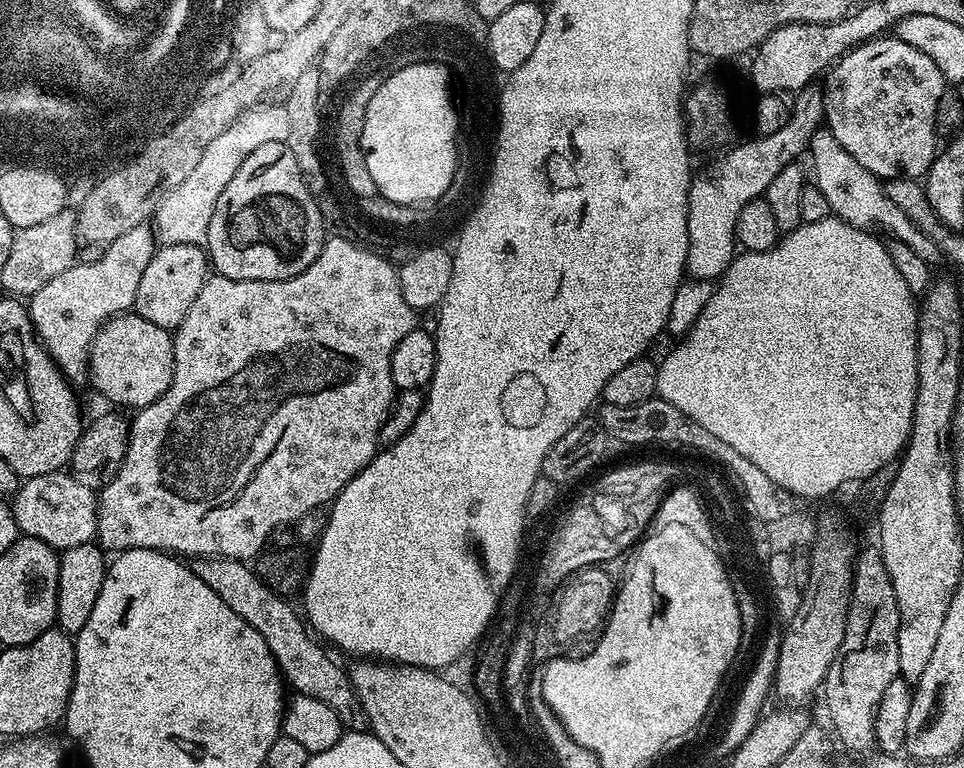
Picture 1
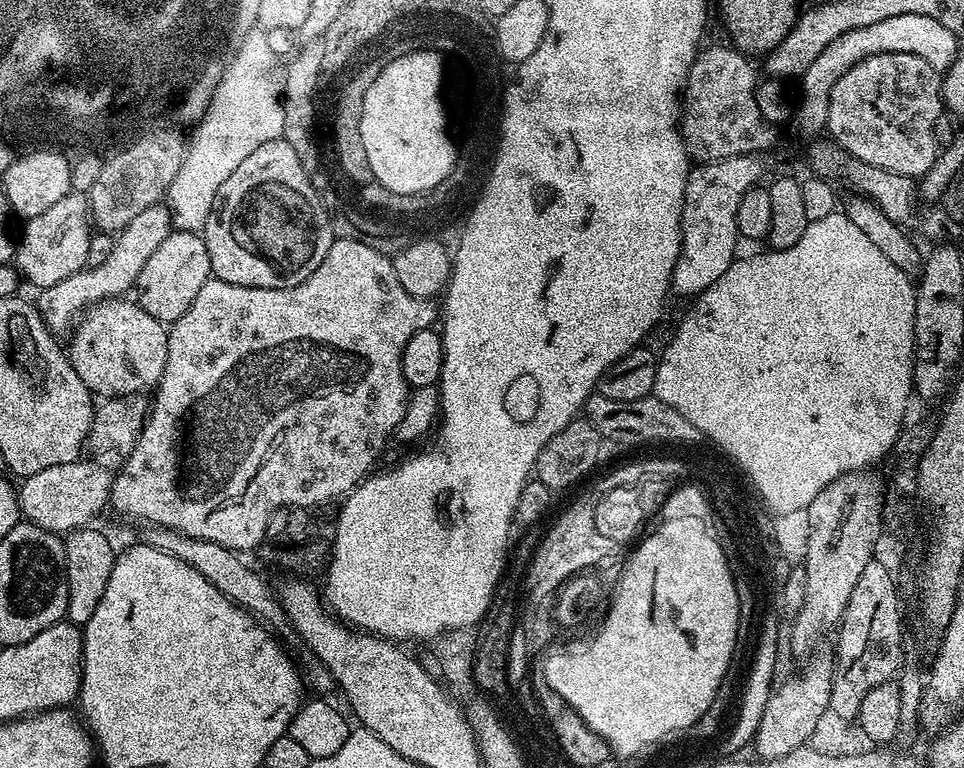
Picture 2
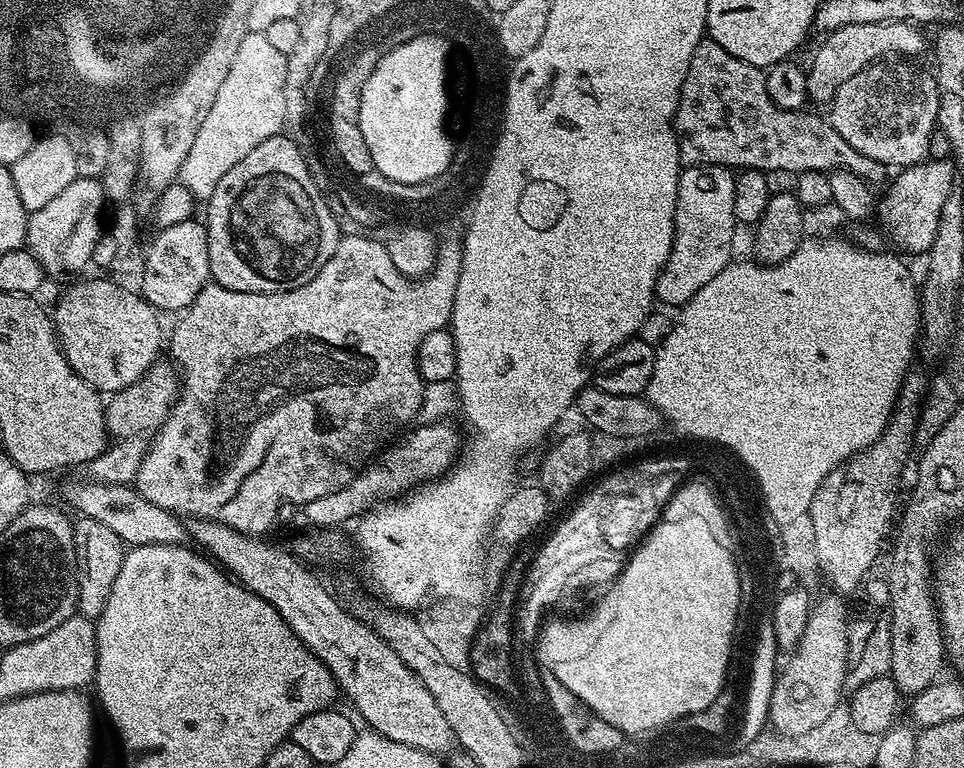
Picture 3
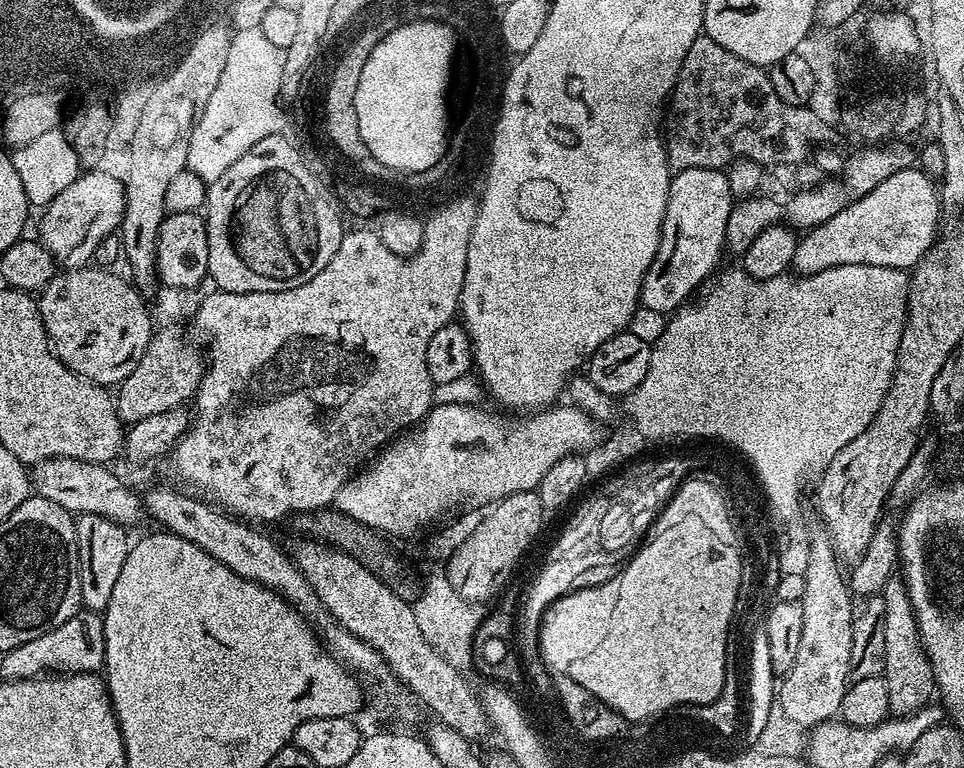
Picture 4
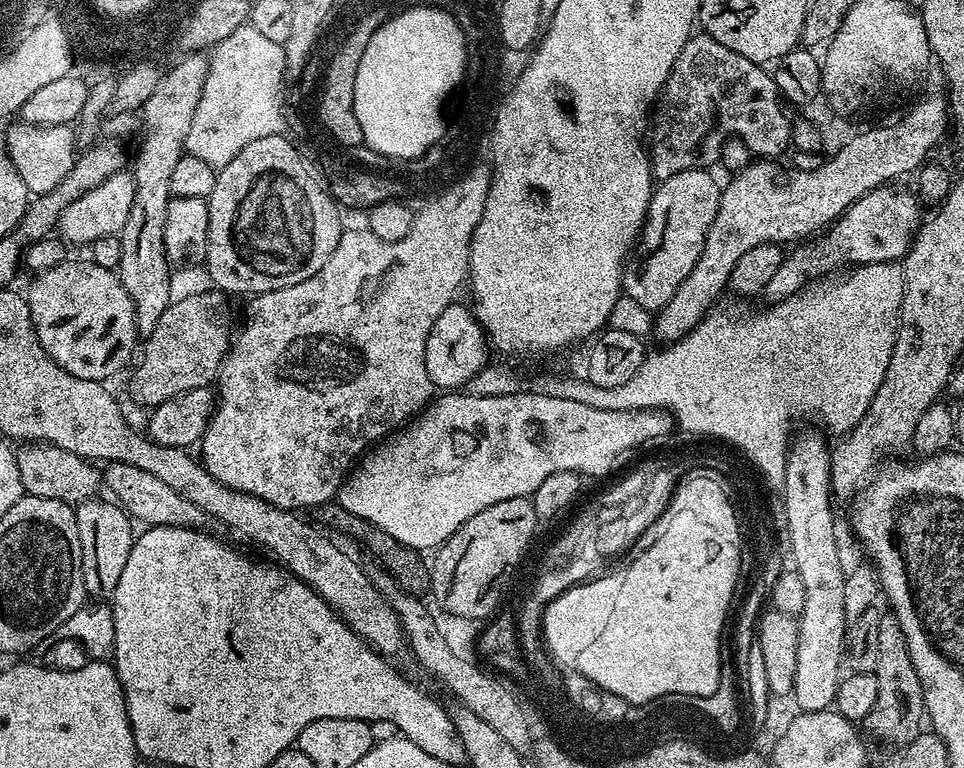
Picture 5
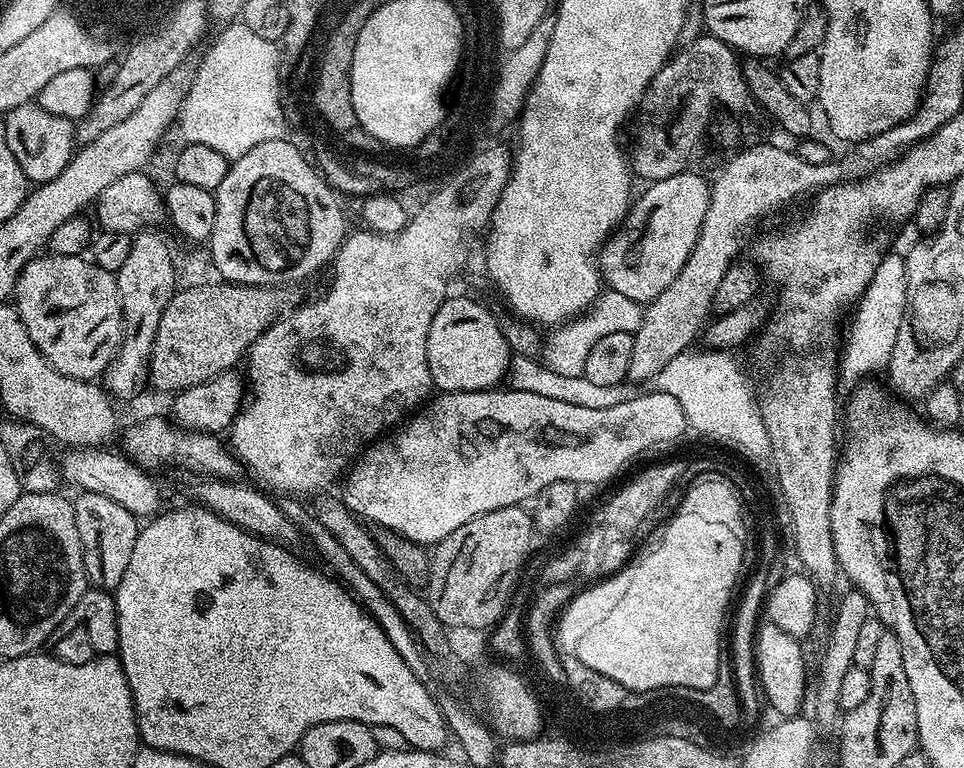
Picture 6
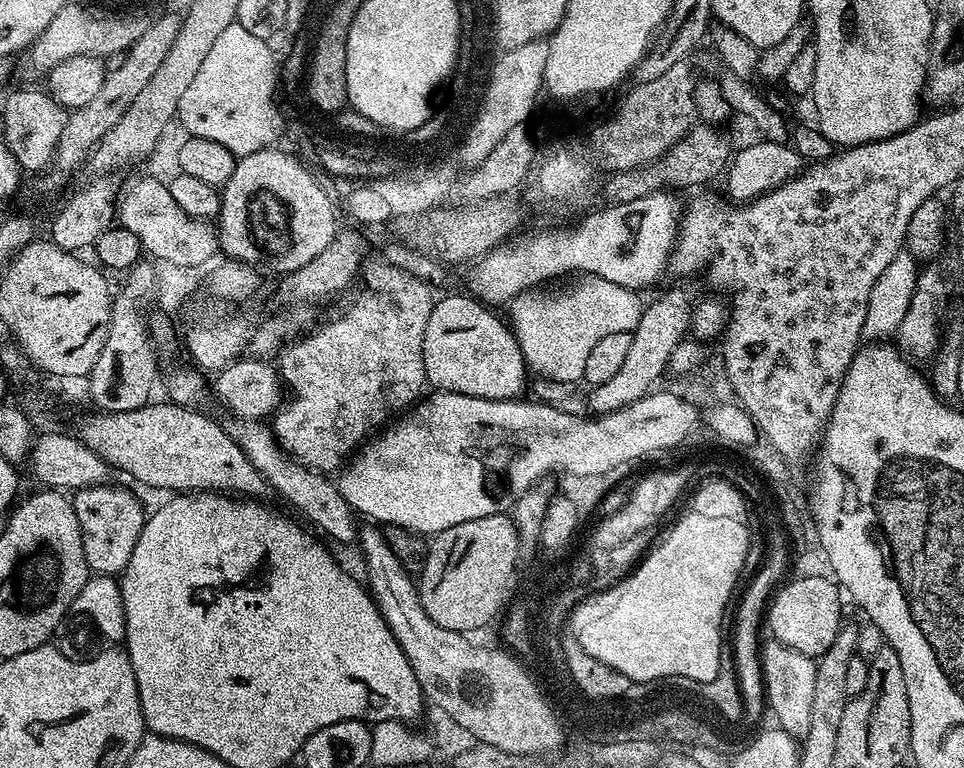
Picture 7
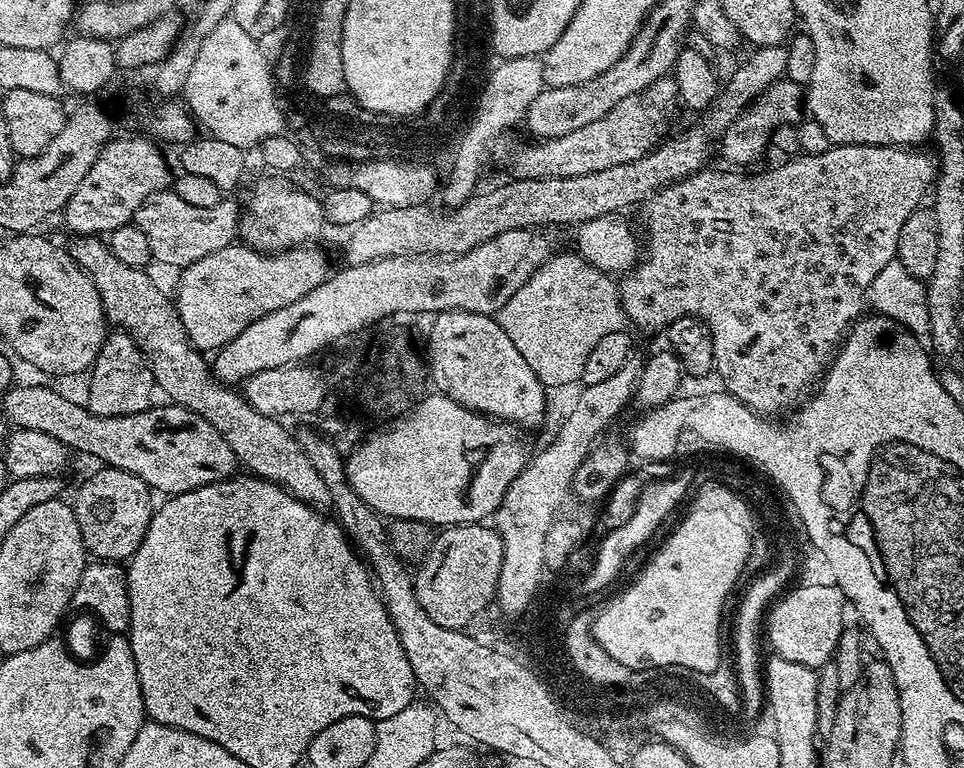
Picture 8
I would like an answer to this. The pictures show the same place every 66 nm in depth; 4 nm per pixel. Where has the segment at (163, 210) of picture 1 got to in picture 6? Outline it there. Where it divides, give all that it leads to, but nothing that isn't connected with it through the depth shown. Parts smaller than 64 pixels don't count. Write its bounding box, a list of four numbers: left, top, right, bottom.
[178,22,285,162]

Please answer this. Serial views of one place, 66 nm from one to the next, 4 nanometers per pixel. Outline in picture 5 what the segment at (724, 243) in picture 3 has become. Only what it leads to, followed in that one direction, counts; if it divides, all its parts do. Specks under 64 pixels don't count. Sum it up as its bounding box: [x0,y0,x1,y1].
[622,168,722,312]

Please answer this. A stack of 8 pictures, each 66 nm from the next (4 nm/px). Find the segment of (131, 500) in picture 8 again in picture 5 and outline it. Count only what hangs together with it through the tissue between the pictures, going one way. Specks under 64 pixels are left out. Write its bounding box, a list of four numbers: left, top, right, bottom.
[75,498,134,598]

